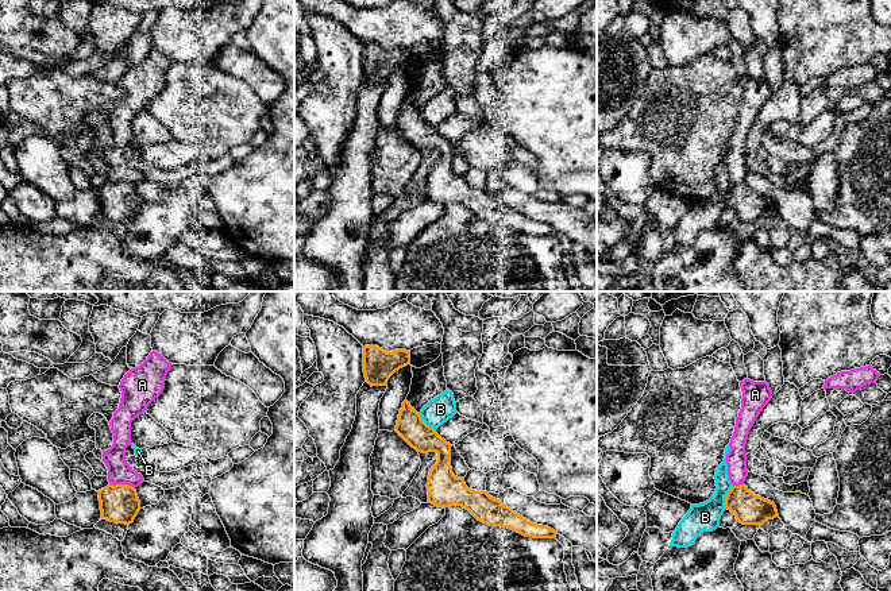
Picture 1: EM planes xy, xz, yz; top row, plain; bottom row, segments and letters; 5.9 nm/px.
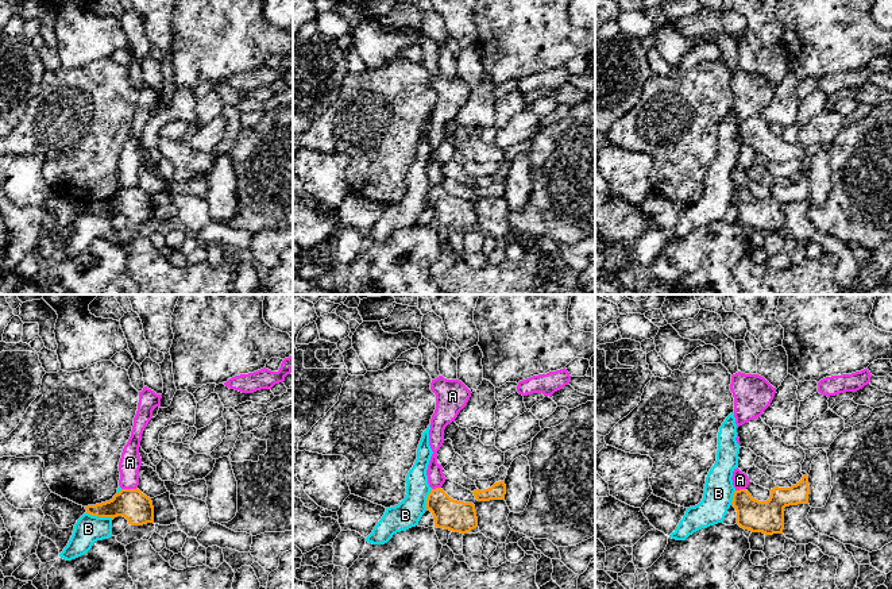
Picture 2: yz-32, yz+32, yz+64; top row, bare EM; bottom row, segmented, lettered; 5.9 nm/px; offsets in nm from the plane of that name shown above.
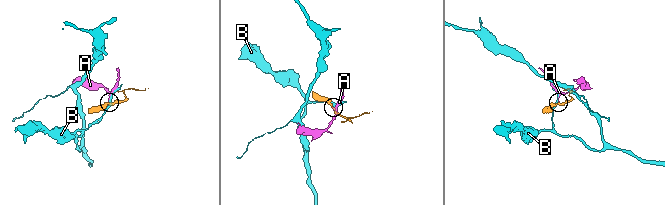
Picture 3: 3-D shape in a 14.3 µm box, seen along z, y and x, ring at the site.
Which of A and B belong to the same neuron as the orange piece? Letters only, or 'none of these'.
none of these

